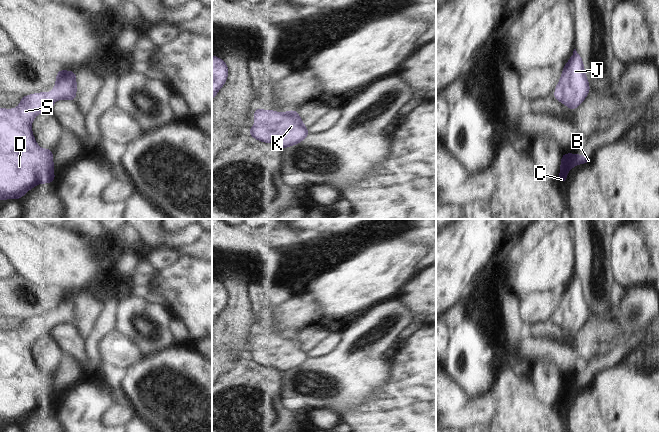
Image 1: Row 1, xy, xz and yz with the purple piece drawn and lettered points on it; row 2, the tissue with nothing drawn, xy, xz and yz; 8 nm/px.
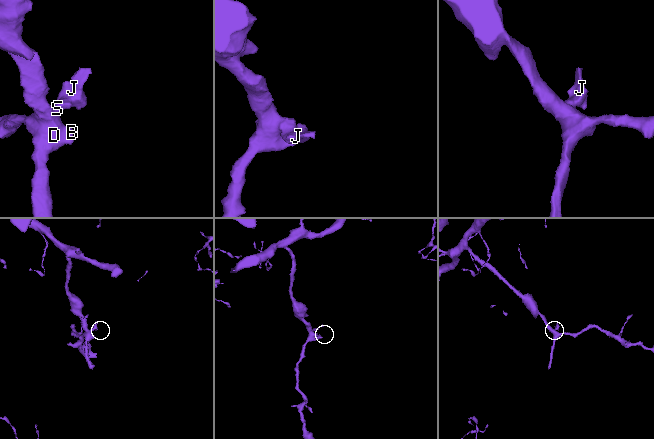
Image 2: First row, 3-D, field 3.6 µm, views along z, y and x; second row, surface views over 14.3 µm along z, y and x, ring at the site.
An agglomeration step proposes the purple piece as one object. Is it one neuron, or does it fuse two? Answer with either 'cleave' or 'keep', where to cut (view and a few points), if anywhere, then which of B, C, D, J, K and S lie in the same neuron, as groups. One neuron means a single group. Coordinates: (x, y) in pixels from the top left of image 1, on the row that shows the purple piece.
keep; no cut; B C D J K S

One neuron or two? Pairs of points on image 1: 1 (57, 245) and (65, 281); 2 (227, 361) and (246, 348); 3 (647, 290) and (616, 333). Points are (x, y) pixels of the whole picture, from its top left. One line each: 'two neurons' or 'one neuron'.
1: one neuron
2: one neuron
3: one neuron

